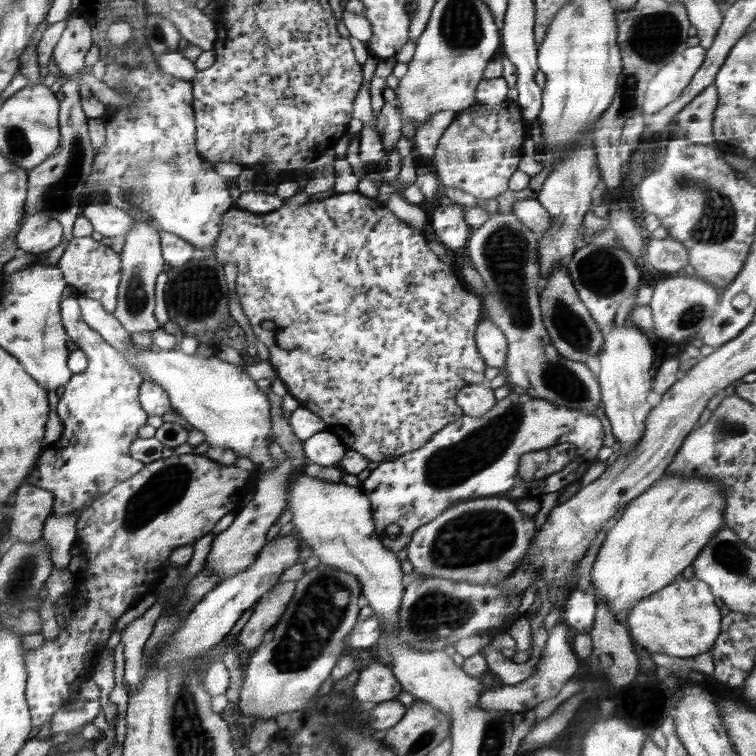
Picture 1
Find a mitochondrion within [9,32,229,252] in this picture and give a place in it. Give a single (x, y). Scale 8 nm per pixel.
(57, 194)

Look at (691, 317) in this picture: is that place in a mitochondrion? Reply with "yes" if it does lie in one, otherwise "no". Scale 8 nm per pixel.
yes

